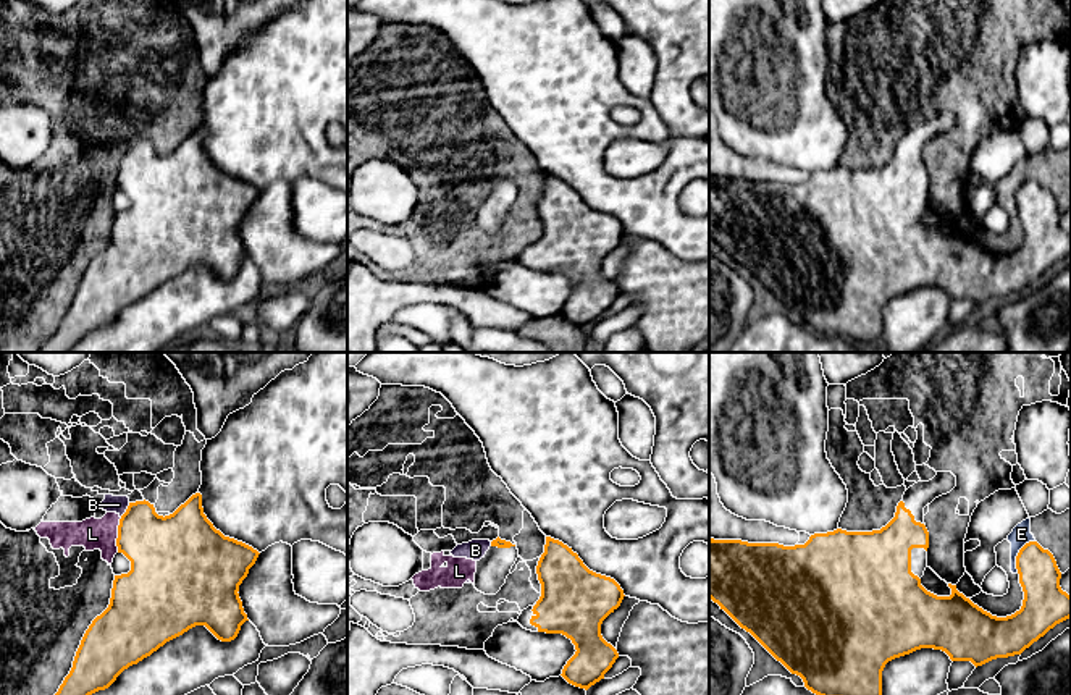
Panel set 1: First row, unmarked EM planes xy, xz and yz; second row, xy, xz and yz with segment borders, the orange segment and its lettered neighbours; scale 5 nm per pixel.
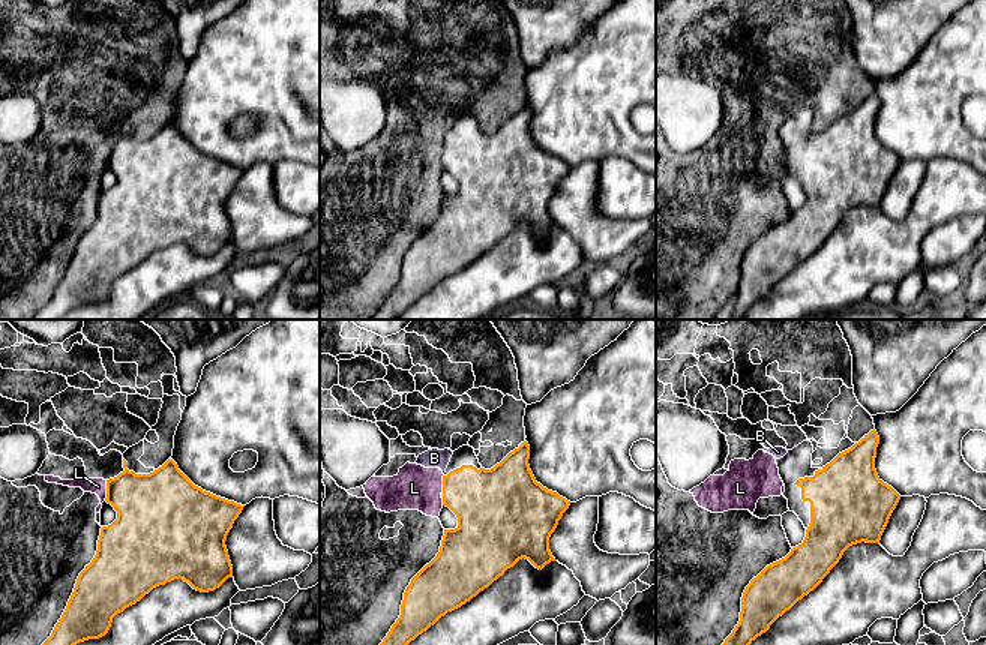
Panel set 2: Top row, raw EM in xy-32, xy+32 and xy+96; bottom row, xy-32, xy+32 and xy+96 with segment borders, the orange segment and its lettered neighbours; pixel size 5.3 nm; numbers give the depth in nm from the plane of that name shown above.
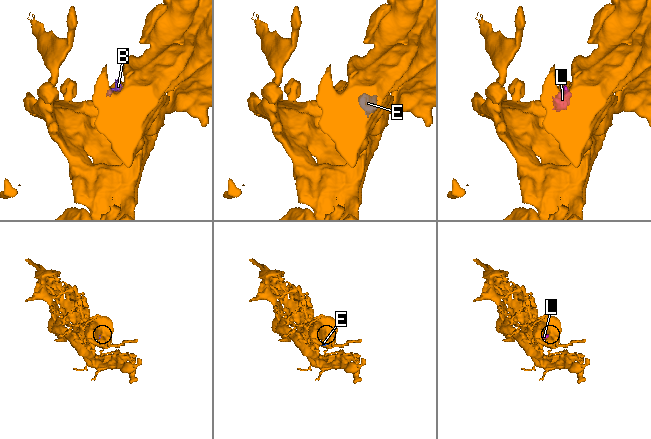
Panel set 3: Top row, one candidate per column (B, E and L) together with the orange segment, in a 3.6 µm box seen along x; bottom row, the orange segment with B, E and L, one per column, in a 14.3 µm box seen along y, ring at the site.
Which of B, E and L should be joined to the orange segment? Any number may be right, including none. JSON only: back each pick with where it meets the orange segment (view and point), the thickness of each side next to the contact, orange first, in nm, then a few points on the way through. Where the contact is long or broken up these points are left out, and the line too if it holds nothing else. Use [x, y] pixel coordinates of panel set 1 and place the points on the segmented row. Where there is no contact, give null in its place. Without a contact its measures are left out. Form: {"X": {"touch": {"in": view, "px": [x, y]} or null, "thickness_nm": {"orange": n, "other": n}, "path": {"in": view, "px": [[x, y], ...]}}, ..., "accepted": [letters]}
{"accepted": []}

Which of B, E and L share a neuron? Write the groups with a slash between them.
B L / E

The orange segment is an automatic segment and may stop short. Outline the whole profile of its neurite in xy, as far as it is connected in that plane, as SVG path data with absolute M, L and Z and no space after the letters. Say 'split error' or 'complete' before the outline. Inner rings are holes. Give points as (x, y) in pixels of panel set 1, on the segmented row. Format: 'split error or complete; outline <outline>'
split error; outline M139 490L128 498L129 506L120 519L116 546L118 553L131 561L131 571L115 575L110 604L86 630L73 668L55 695L92 695L105 690L124 669L195 626L205 626L218 640L231 642L237 637L241 626L249 621L237 592L260 553L216 530L204 514L200 493L192 495L165 517L155 512L153 504L145 501Z

